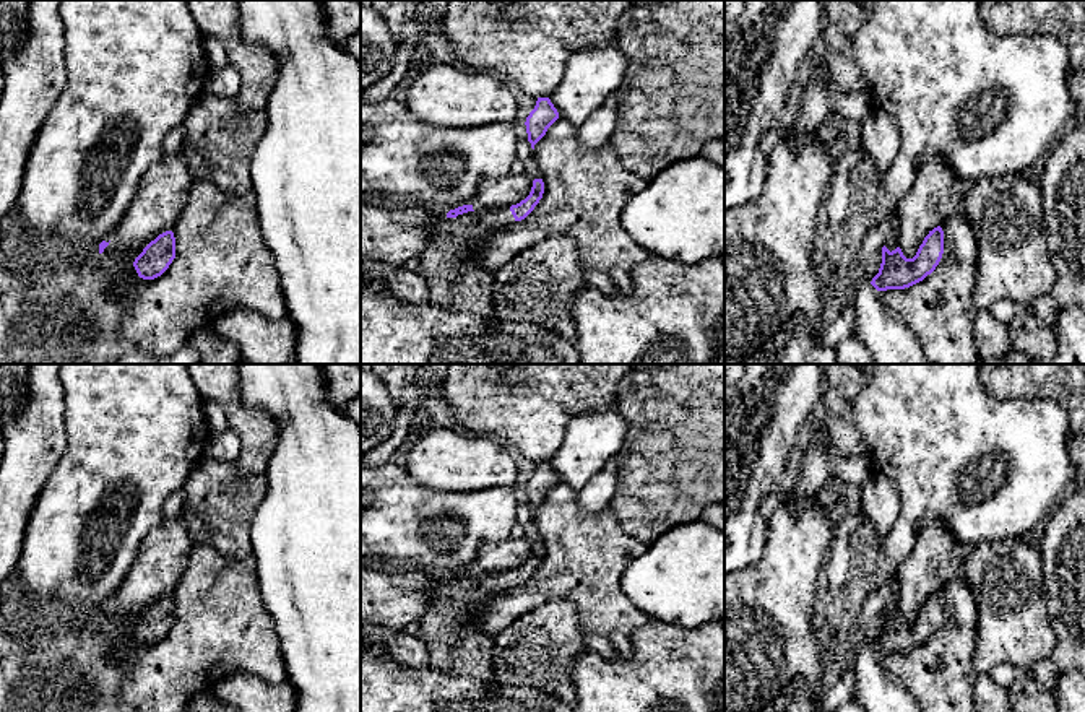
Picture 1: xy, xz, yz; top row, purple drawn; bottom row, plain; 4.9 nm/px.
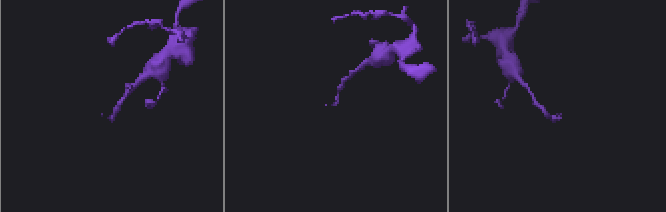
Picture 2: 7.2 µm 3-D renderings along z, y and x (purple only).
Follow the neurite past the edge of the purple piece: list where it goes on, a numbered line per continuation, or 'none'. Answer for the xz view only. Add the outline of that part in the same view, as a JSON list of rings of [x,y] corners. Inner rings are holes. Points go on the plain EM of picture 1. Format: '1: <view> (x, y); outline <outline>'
1: xz (457, 644); outline [[[510,572],[437,582],[421,618],[430,666],[448,675],[495,681],[494,636],[474,621],[474,614],[513,587]]]

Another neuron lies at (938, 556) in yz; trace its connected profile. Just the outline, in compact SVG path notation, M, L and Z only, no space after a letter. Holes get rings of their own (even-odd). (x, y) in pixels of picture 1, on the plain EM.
M940 519L923 527L908 559L895 567L900 580L898 611L913 623L924 601L947 580L962 574L968 548L963 546Z

